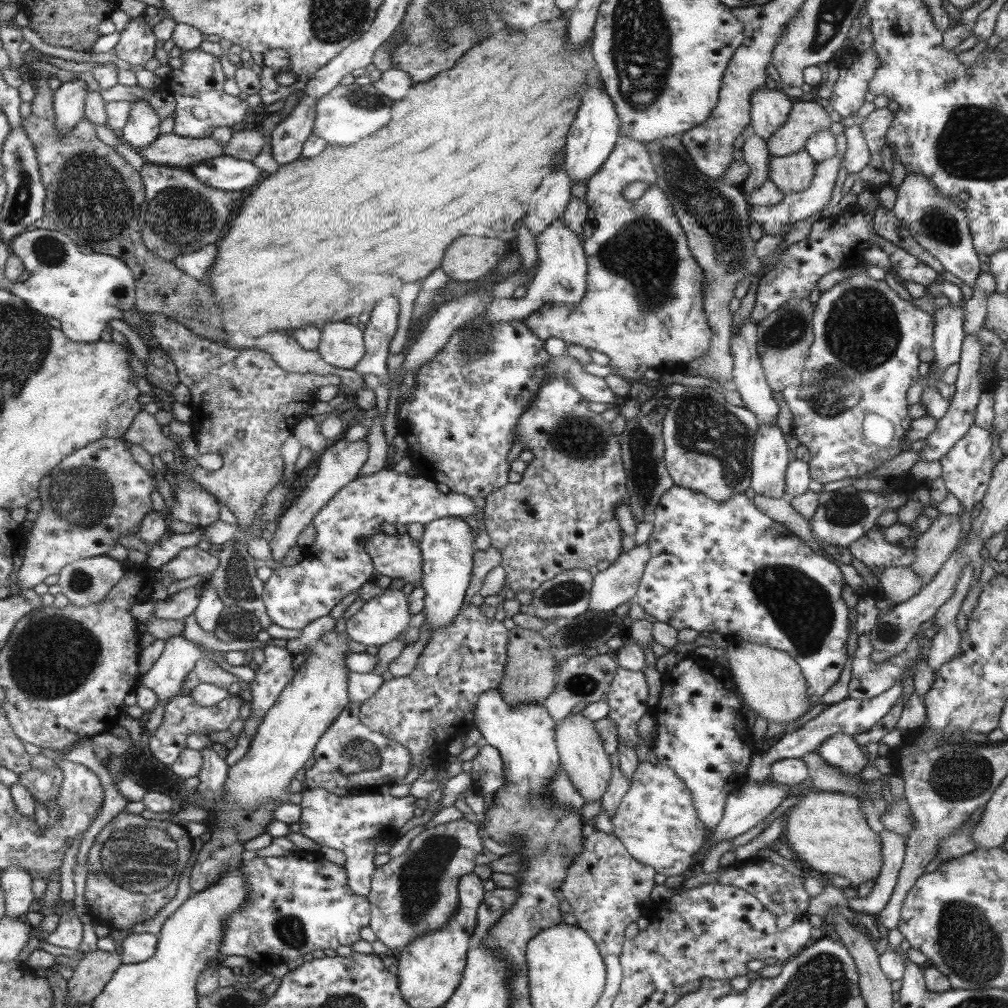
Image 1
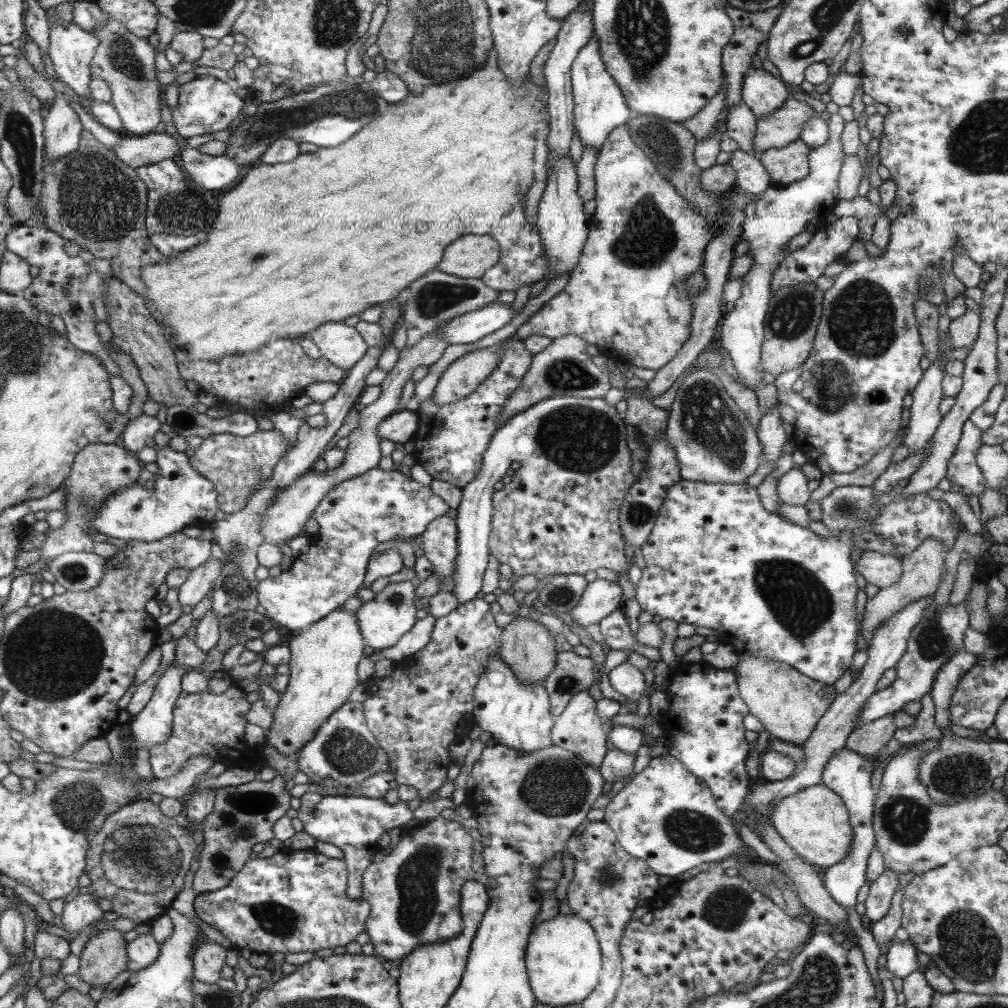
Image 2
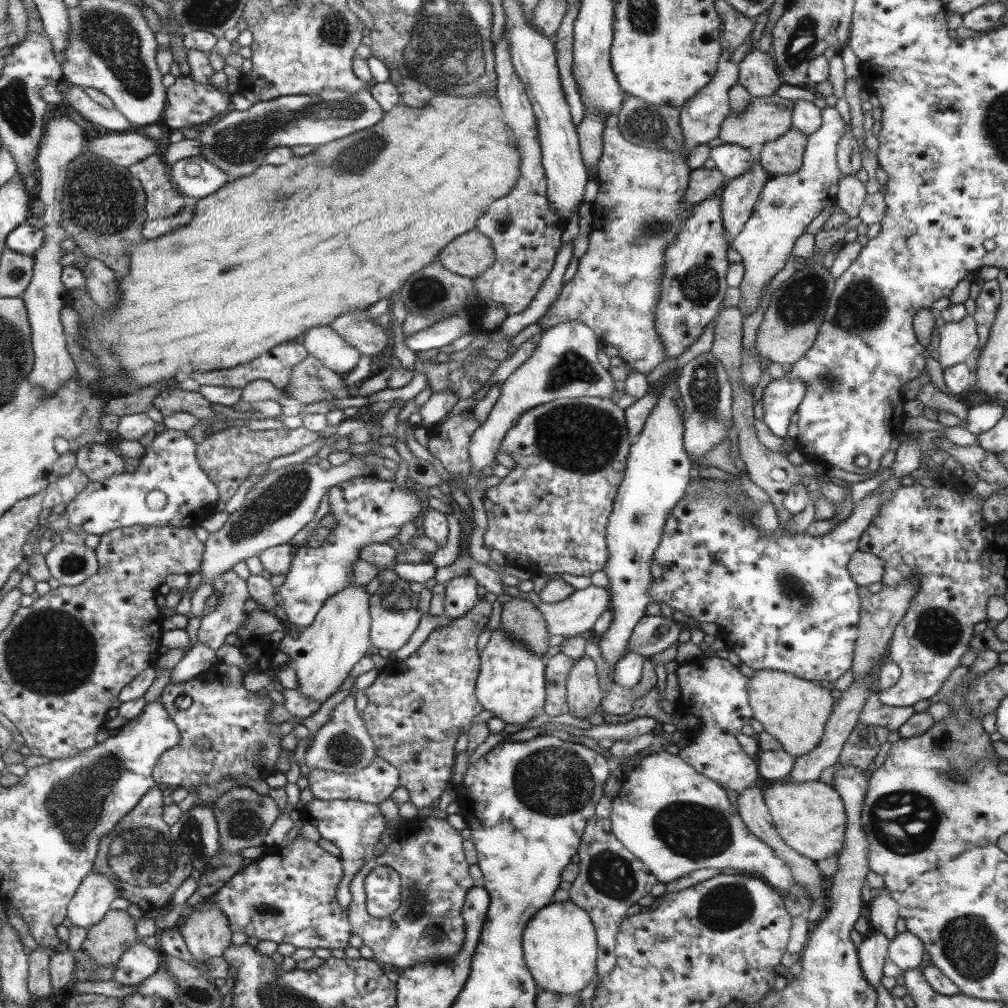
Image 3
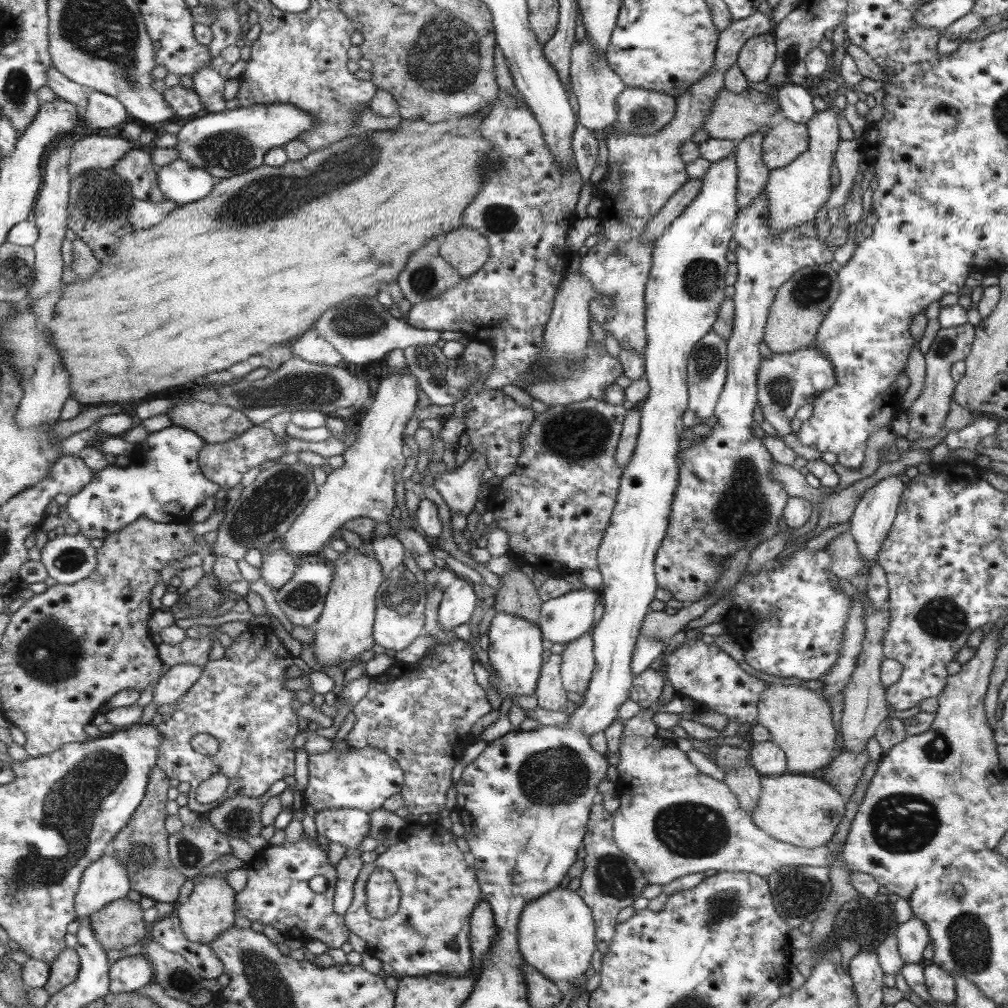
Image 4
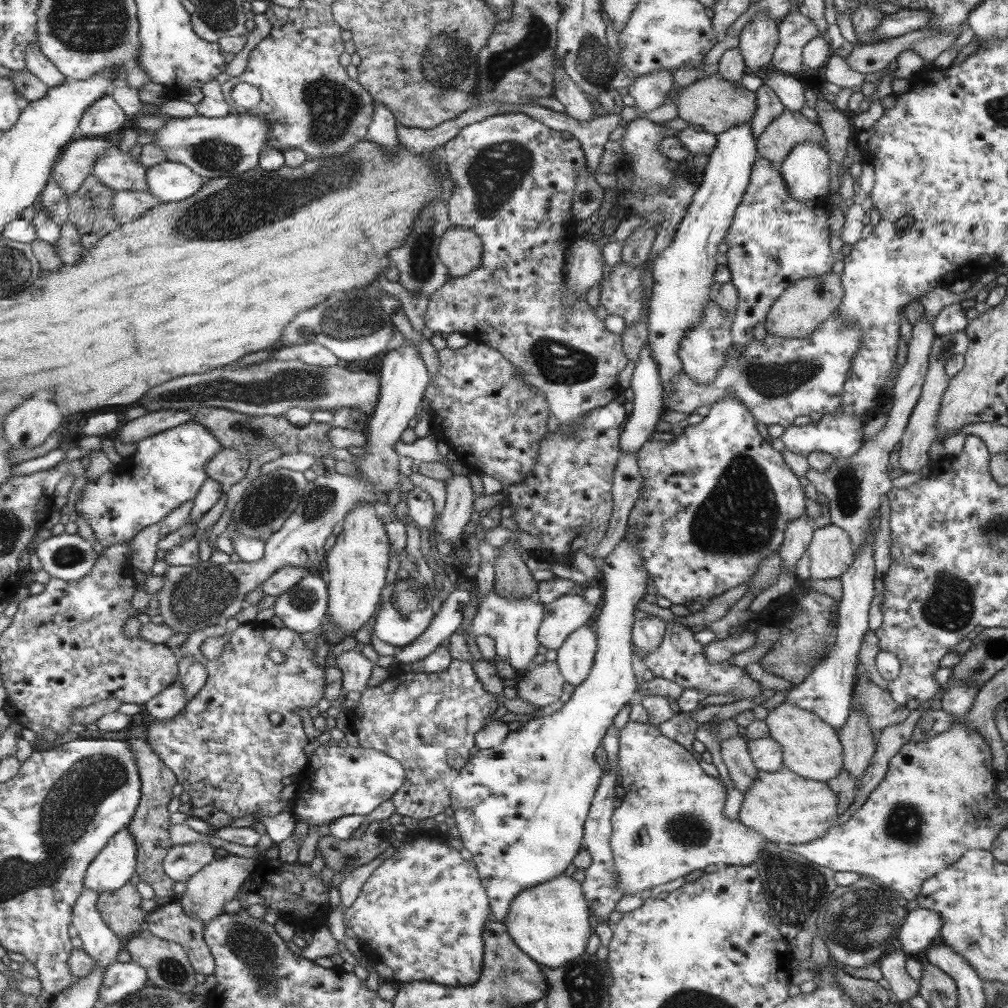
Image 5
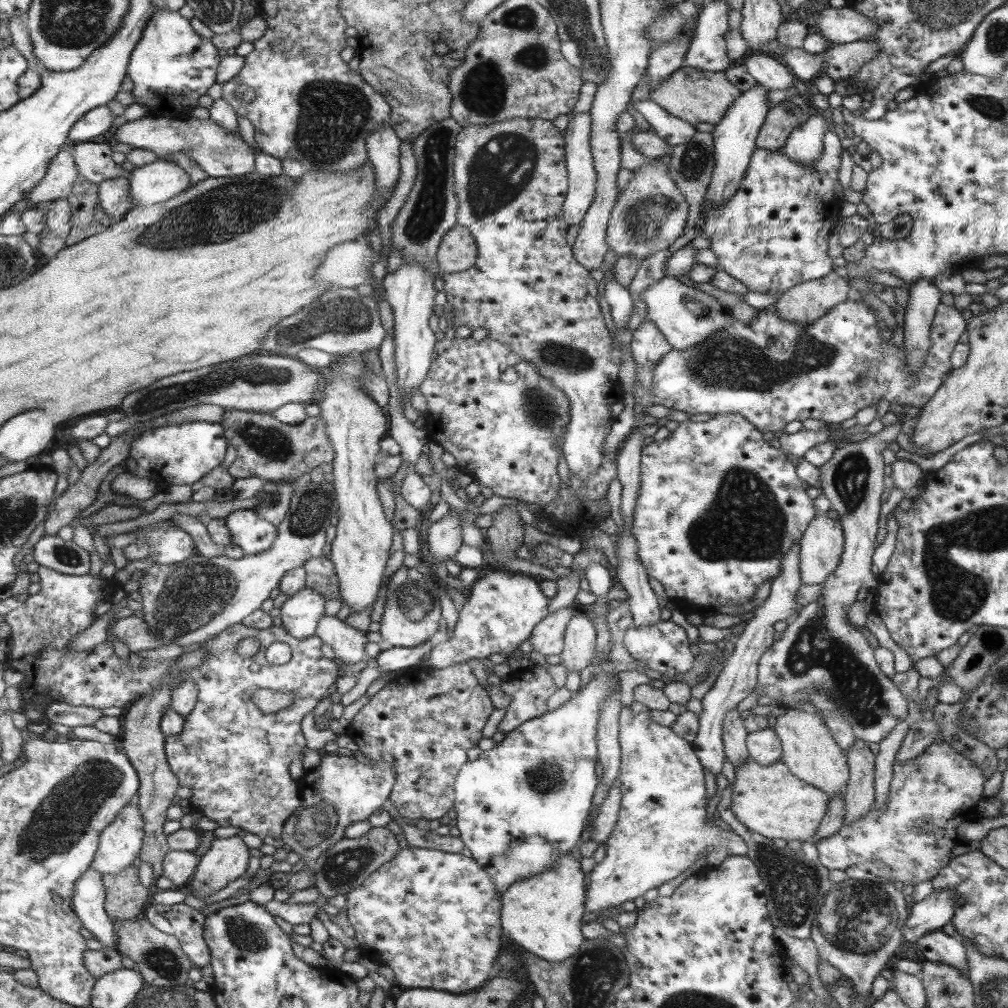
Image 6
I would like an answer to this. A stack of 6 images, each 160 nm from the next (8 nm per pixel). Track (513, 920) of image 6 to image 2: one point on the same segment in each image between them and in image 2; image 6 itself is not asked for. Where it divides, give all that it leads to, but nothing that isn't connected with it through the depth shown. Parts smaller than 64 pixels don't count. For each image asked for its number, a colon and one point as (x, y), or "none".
2: (564, 963)
3: (559, 947)
4: (555, 932)
5: (550, 923)

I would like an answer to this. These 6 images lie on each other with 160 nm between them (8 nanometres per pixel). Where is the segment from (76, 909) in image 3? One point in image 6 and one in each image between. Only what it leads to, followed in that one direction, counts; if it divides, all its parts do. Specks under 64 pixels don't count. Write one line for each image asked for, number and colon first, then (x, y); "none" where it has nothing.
4: (107, 880)
5: (116, 865)
6: (122, 842)

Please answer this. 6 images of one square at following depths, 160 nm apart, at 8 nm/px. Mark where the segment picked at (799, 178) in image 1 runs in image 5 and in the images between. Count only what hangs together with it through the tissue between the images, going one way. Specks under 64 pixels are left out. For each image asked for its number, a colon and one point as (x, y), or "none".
2: (786, 165)
3: (783, 156)
4: (784, 141)
5: (790, 128)

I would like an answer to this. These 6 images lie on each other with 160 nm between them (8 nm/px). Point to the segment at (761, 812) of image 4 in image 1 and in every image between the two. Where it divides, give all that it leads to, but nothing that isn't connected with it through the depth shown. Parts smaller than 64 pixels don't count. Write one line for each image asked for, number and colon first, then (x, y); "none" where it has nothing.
1: (827, 831)
2: (815, 823)
3: (810, 818)

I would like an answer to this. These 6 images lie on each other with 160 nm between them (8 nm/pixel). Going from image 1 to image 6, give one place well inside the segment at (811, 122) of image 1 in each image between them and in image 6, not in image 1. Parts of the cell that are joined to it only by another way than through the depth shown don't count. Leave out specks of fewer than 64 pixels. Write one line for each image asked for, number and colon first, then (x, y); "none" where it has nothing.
2: (776, 130)
3: (767, 118)
4: (733, 116)
5: (713, 104)
6: (694, 95)

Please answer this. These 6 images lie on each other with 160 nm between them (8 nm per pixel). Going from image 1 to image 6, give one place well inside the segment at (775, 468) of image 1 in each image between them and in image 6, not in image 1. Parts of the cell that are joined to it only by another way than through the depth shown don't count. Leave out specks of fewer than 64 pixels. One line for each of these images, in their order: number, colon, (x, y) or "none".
2: (770, 432)
3: (780, 398)
4: (786, 381)
5: (777, 379)
6: (772, 371)

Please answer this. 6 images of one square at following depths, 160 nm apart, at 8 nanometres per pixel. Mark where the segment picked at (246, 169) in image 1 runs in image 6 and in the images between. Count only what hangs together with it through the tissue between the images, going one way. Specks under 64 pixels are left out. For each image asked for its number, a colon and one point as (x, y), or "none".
2: (208, 173)
3: (195, 177)
4: (181, 182)
5: (171, 182)
6: (152, 184)

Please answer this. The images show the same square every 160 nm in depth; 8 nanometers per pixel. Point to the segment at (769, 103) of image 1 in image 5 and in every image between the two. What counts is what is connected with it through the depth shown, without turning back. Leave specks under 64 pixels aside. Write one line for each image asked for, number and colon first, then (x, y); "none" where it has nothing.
2: (762, 94)
3: (757, 73)
4: (755, 58)
5: (757, 41)

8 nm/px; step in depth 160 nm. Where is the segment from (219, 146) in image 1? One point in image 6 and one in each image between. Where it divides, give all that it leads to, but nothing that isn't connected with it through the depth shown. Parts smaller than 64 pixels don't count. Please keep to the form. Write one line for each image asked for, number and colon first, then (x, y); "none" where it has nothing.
2: (137, 151)
3: (125, 149)
4: (95, 152)
5: (79, 158)
6: (61, 177)

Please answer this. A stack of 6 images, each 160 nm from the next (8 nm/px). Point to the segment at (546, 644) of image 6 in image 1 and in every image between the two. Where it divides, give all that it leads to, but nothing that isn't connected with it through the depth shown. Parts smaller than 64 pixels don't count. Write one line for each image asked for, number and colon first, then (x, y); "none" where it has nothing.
1: (615, 585)
2: (600, 597)
3: (577, 613)
4: (563, 619)
5: (565, 614)

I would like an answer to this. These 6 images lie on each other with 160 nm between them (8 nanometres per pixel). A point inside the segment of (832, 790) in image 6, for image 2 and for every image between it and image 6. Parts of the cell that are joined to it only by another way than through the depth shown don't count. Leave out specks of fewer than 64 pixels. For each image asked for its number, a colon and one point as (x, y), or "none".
2: (788, 705)
3: (794, 711)
4: (799, 721)
5: (811, 748)

